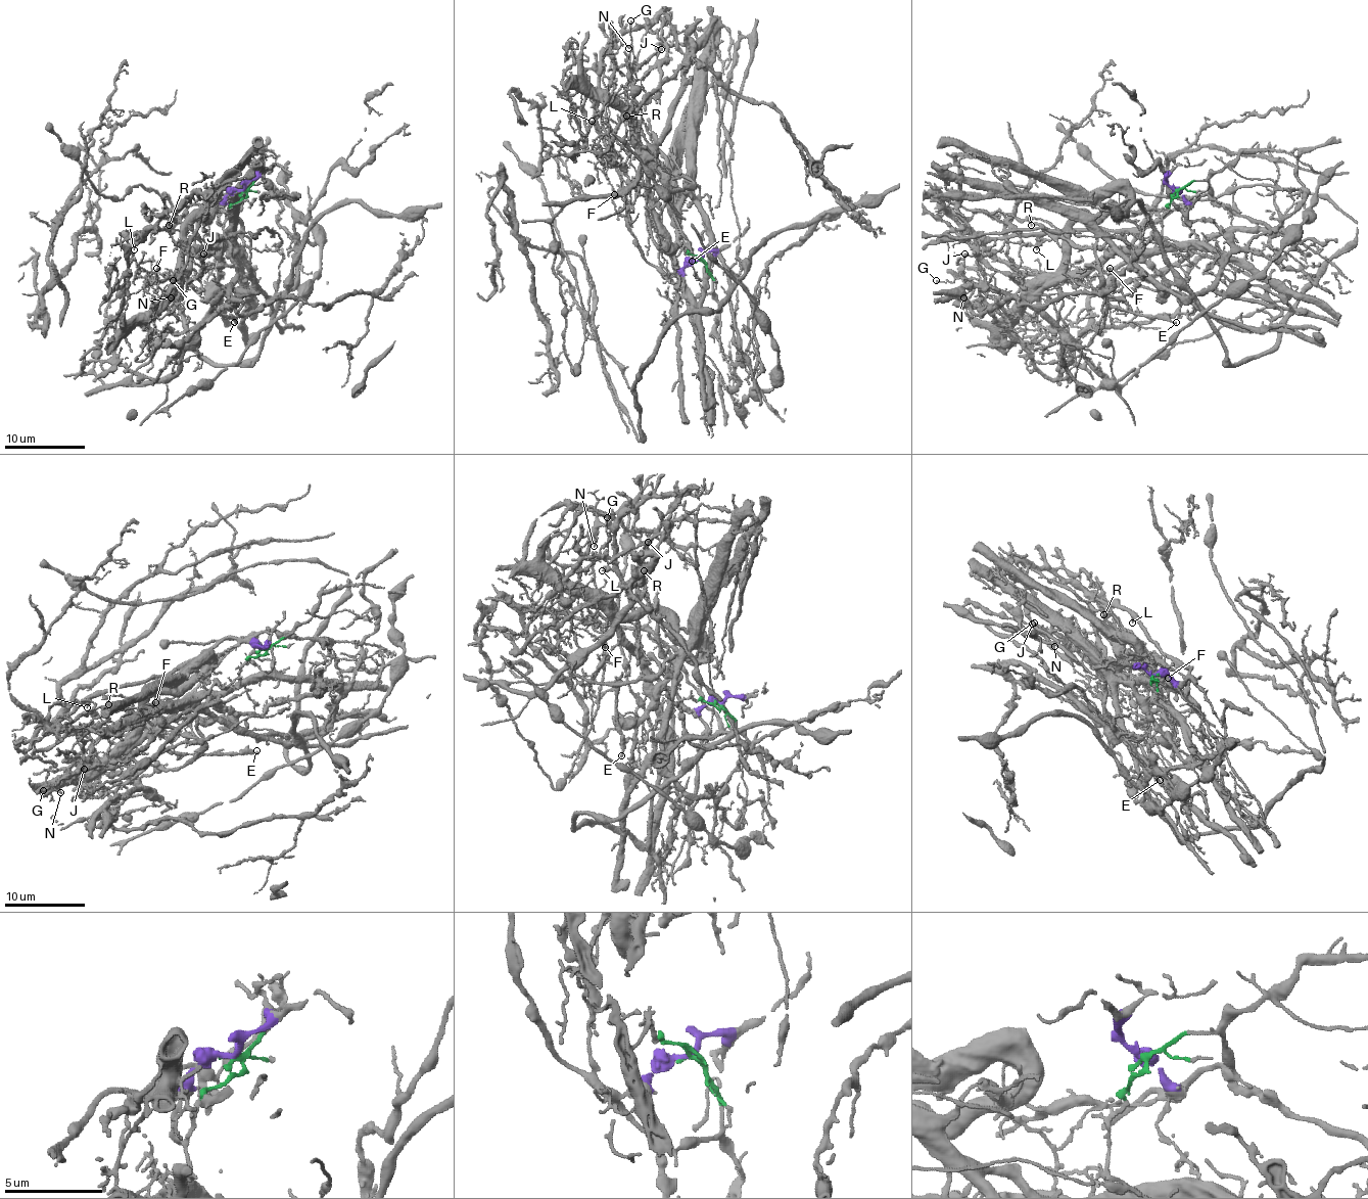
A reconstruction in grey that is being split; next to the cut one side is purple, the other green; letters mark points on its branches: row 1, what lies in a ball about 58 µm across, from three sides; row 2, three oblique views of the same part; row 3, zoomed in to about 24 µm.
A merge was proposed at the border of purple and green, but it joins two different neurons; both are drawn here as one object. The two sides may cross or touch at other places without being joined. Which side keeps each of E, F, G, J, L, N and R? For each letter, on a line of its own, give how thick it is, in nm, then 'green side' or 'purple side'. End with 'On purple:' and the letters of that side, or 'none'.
E: calibre 110 nm; purple side
F: calibre 190 nm; green side
G: calibre 120 nm; green side
J: calibre 280 nm; purple side
L: calibre 280 nm; purple side
N: calibre 170 nm; green side
R: calibre 160 nm; purple side
On purple: E, J, L, R

